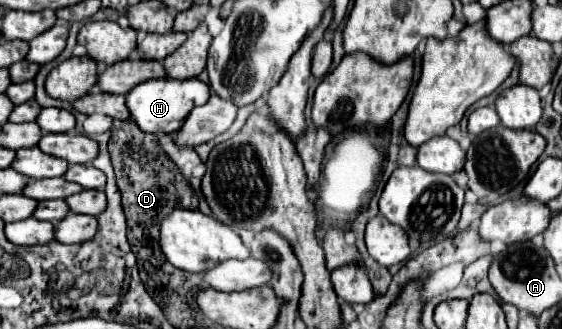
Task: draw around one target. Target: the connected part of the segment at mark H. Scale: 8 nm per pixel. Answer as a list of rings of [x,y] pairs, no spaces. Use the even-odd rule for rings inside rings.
[[[153,79],[137,85],[127,93],[127,107],[131,111],[133,121],[145,131],[145,133],[157,133],[163,131],[165,135],[173,135],[183,127],[183,121],[187,119],[189,111],[195,105],[207,103],[211,97],[209,85],[203,83],[201,79],[185,79],[185,81],[175,81],[175,79]]]

